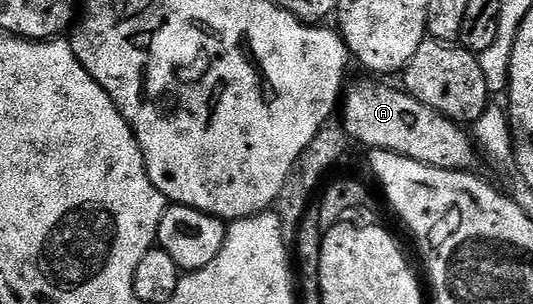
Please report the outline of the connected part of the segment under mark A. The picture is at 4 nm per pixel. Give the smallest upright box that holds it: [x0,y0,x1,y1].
[339,81,479,171]

